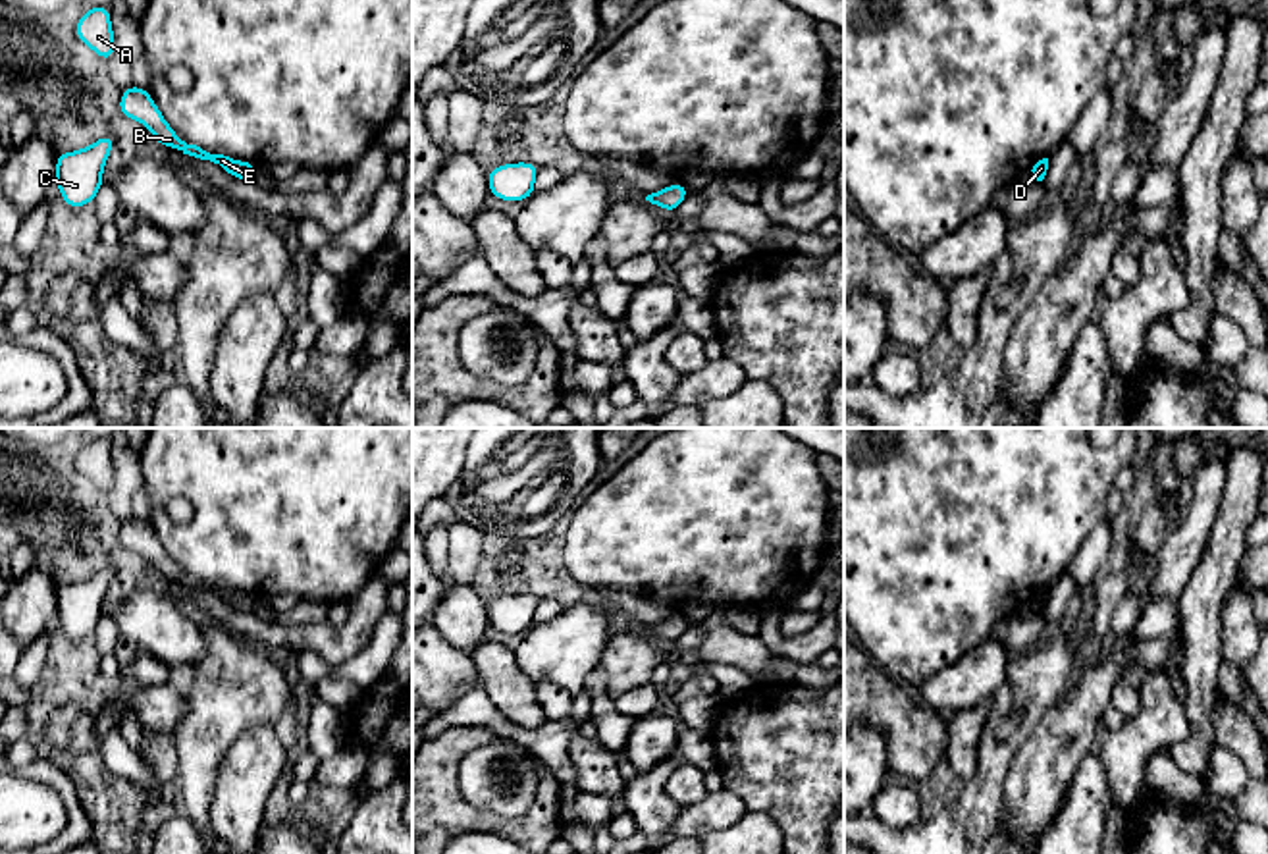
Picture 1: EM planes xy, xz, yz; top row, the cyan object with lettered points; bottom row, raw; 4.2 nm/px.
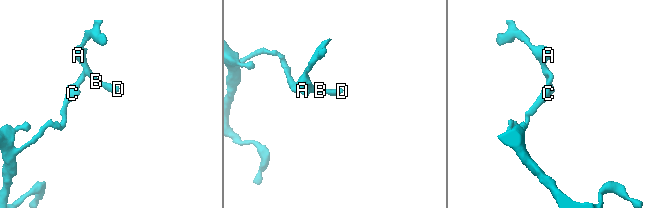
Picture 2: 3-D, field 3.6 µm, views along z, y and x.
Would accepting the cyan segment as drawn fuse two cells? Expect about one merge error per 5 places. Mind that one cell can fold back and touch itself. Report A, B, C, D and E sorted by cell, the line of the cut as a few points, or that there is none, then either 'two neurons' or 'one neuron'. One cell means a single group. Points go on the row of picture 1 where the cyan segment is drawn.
A B C D E | no cut | one neuron

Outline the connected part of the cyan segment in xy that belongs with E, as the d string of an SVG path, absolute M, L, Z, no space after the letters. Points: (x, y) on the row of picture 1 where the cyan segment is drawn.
M135 83L121 93L118 108L123 118L137 120L145 127L148 127L158 145L175 148L183 154L189 154L200 160L210 160L218 164L220 168L224 168L229 177L239 177L243 181L254 181L260 170L254 162L241 162L241 160L233 160L224 154L210 154L197 145L185 143L181 137L173 133L170 123L164 120L150 93L137 87Z

